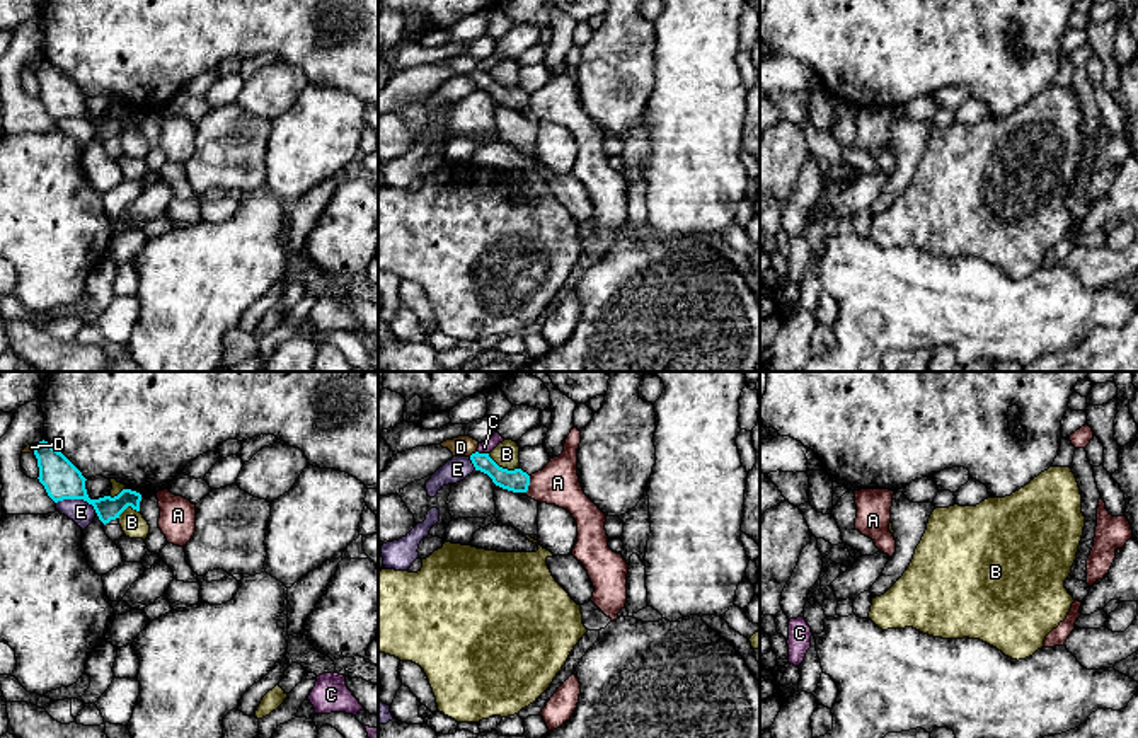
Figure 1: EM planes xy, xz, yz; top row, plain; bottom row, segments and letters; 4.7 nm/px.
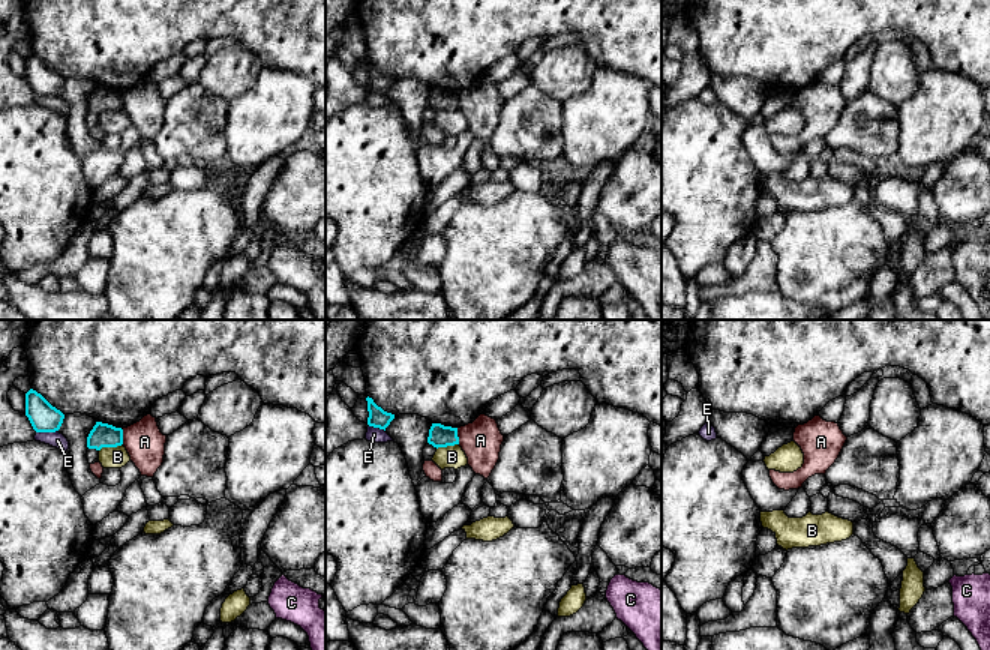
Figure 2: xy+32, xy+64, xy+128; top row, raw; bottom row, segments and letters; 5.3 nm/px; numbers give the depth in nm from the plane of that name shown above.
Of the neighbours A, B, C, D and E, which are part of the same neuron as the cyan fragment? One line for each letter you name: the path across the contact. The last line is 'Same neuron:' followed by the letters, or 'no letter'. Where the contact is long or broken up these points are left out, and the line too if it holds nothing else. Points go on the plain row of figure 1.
Same neuron: no letter

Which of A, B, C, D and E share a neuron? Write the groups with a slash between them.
A / B / C / D / E

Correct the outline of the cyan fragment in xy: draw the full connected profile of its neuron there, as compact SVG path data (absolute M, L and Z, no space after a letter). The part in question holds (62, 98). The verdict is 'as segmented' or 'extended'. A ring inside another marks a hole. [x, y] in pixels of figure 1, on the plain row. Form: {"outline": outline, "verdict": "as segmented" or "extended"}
{"outline": "M39 60L34 65L34 73L39 85L39 101L44 104L48 114L58 121L63 118L83 118L94 124L99 138L106 143L131 124L140 130L141 112L131 107L123 107L118 114L104 114L90 118L85 107L85 95L82 90L48 60Z", "verdict": "as segmented"}

